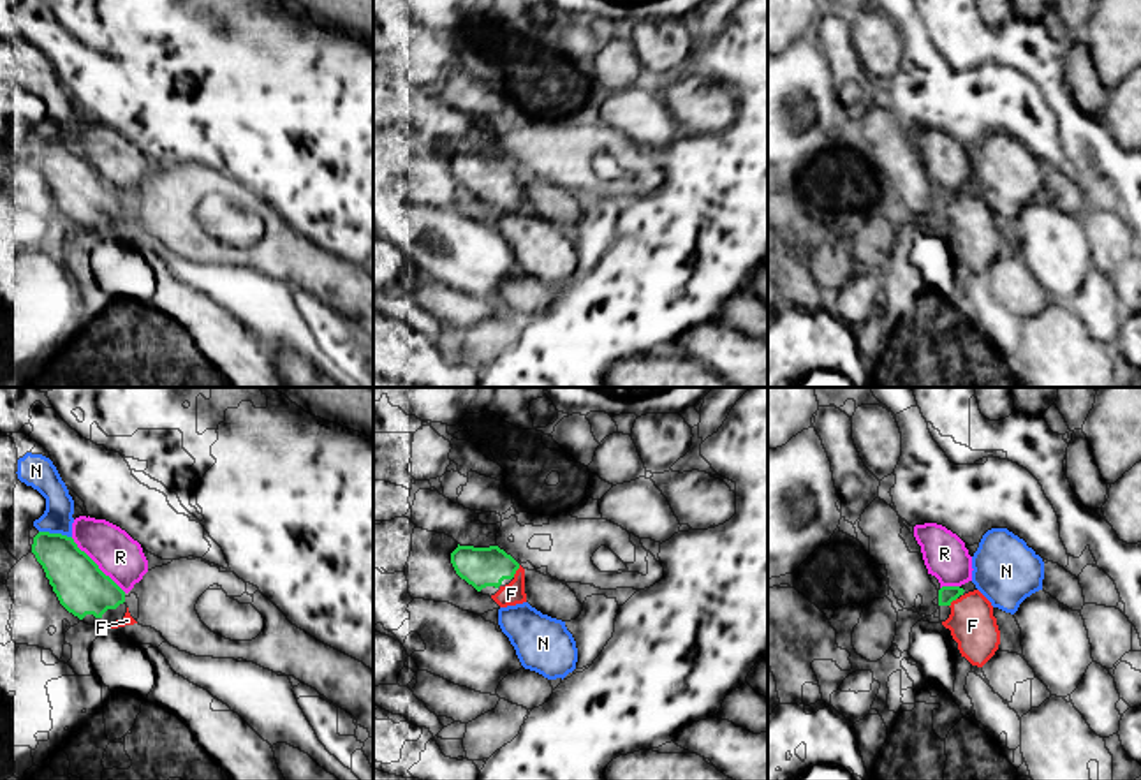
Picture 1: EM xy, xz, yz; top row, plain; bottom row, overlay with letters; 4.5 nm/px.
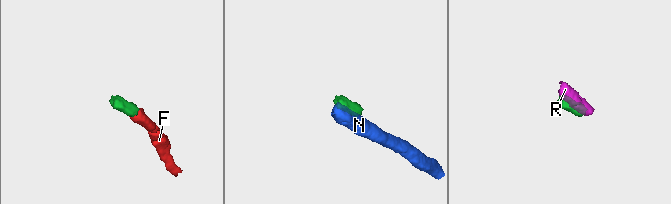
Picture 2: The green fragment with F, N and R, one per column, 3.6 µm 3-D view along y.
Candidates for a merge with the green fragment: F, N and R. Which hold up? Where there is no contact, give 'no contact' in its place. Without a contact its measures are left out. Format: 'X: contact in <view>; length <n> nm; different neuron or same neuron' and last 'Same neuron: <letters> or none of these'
F: contact in xz; length 70 nm; same neuron
N: contact in xy; length 160 nm; different neuron
R: contact in xy; length 360 nm; different neuron
Same neuron: F

